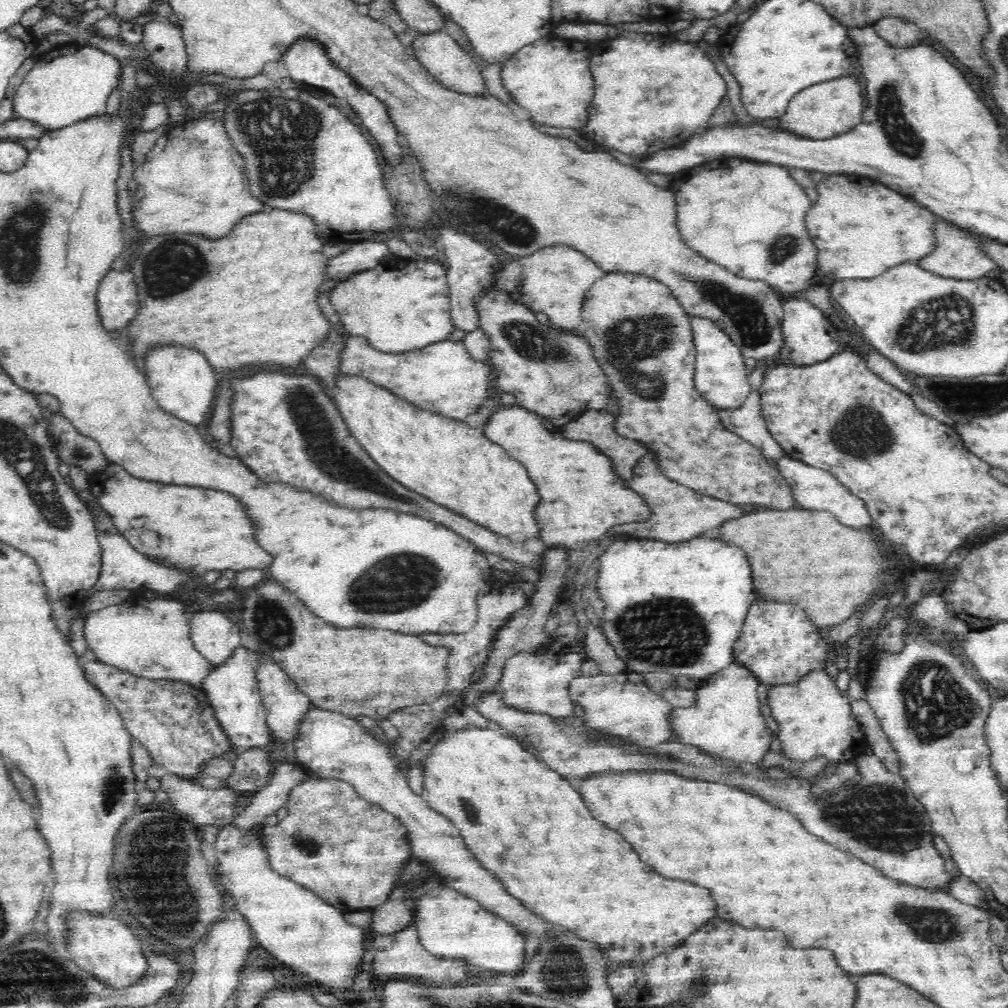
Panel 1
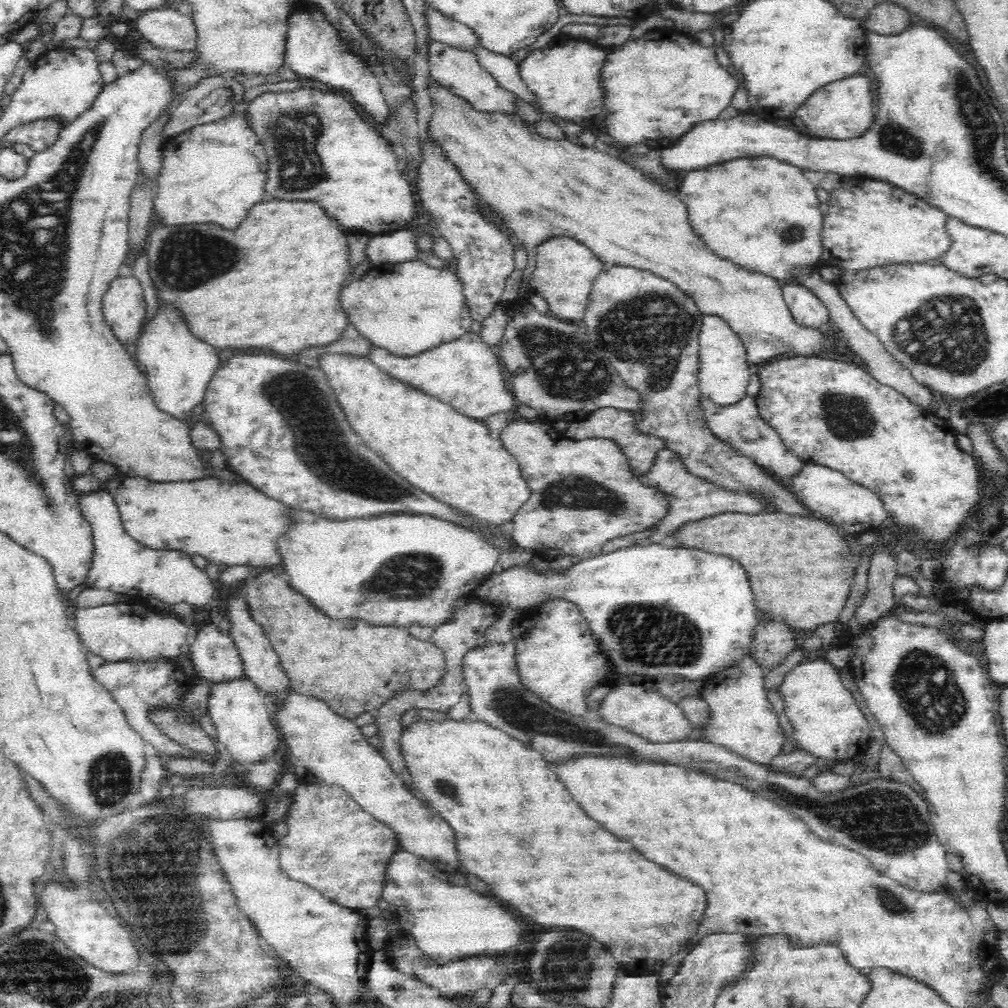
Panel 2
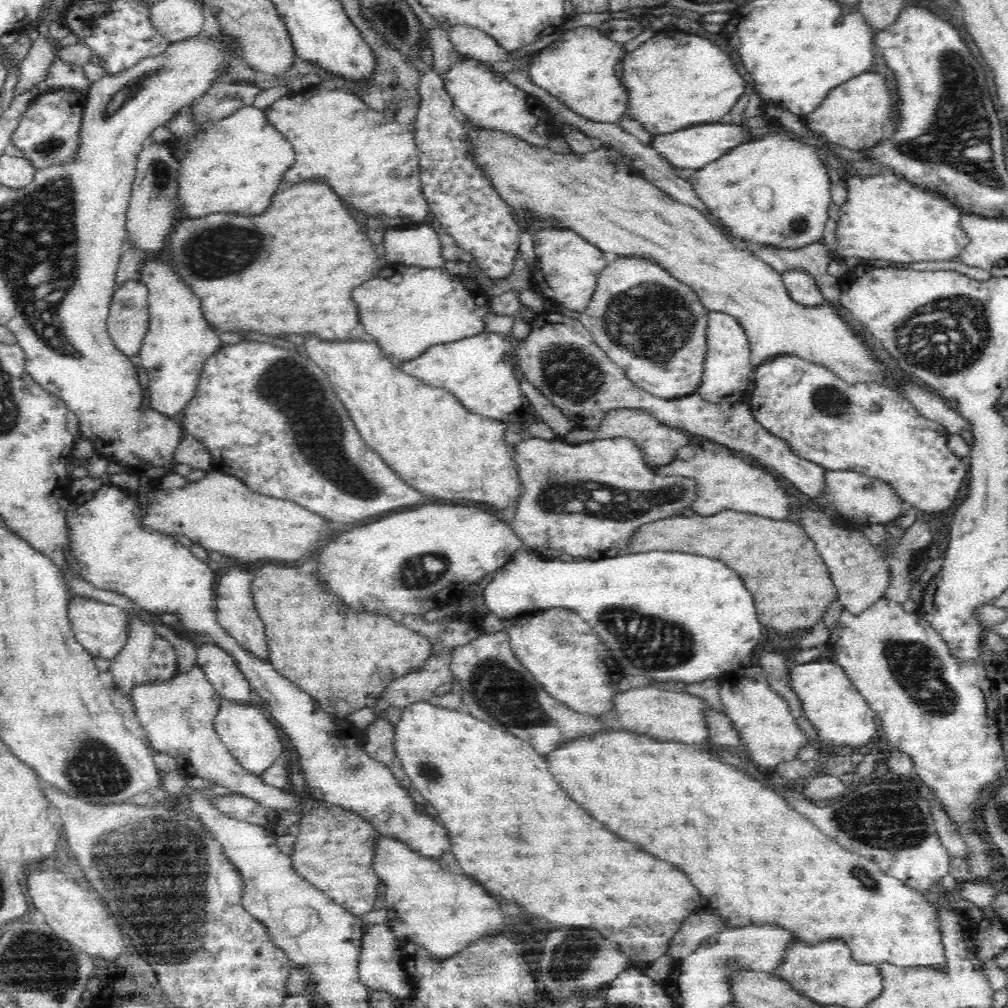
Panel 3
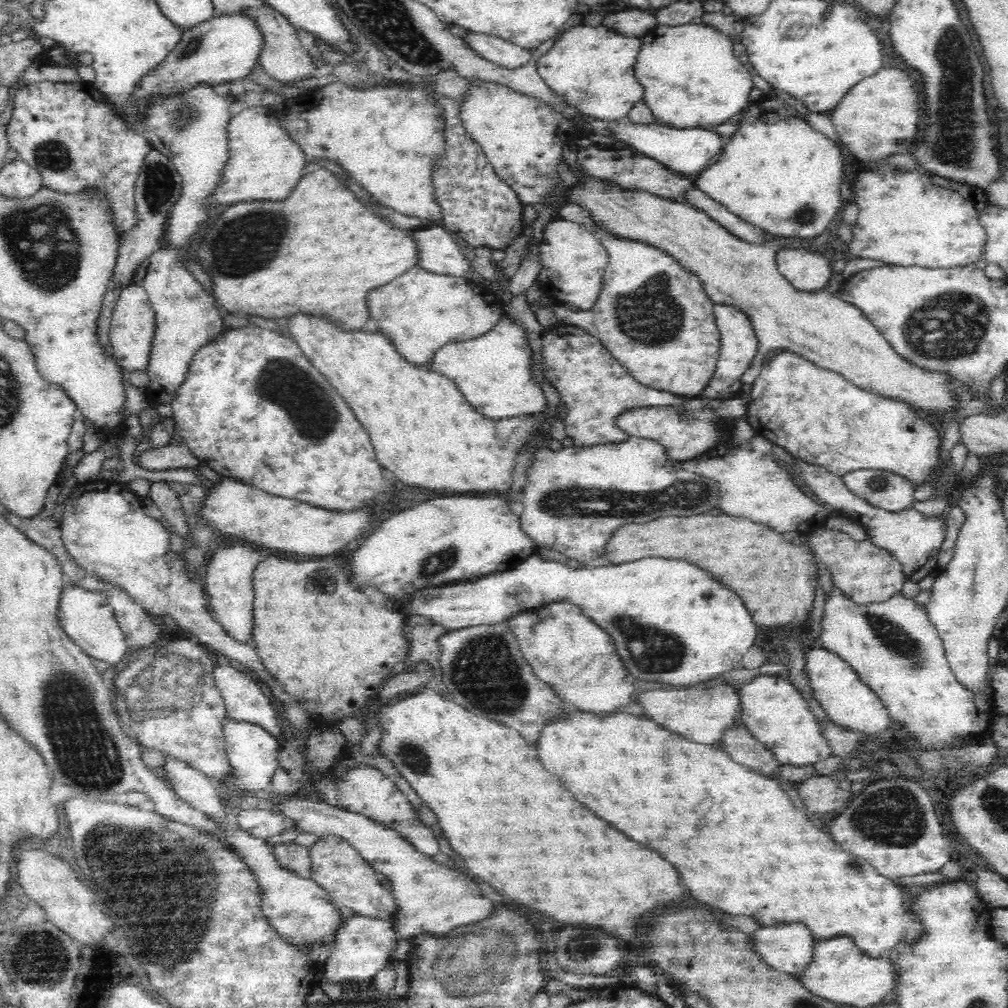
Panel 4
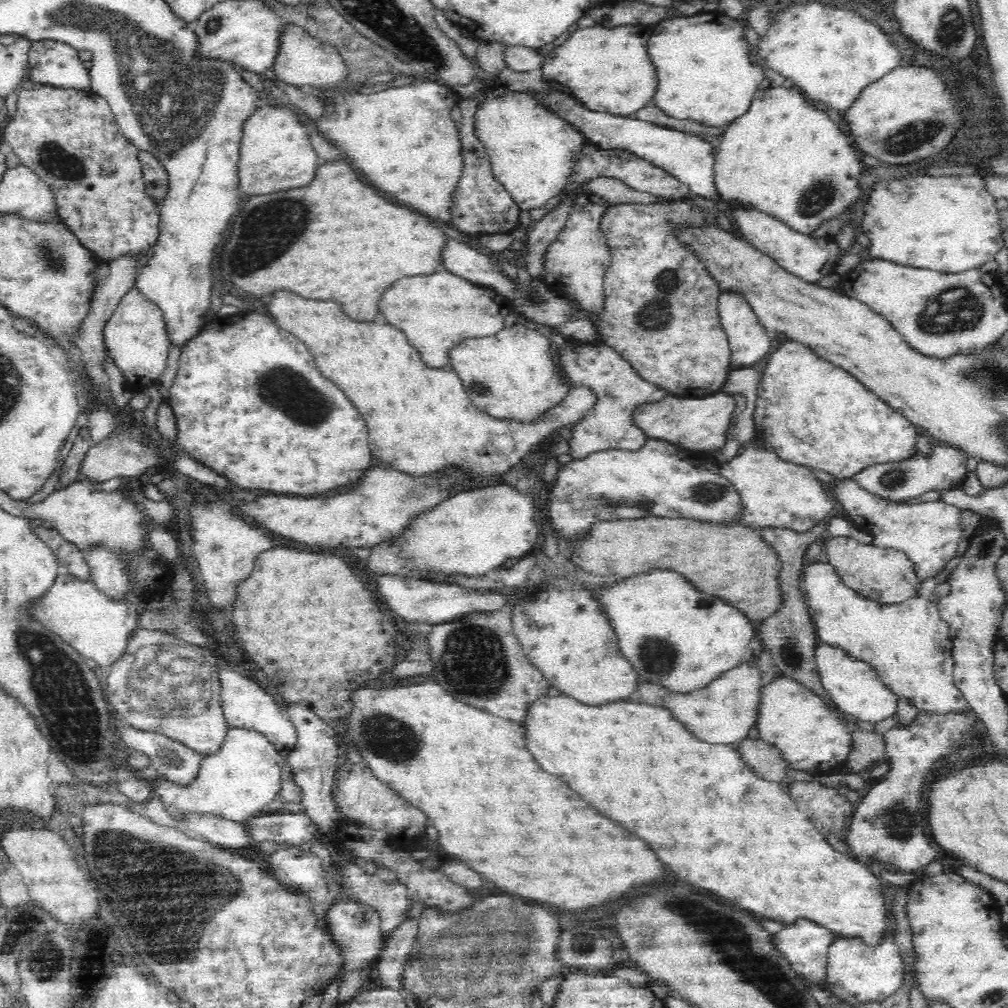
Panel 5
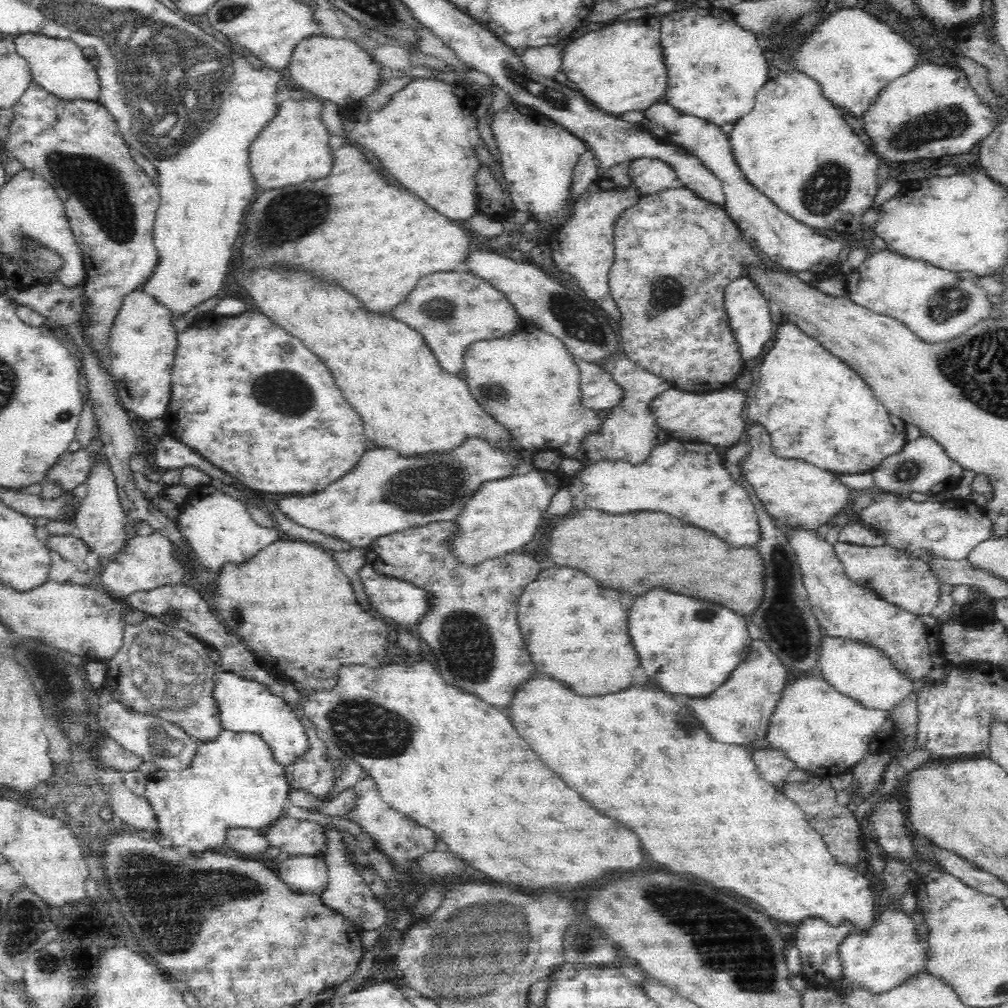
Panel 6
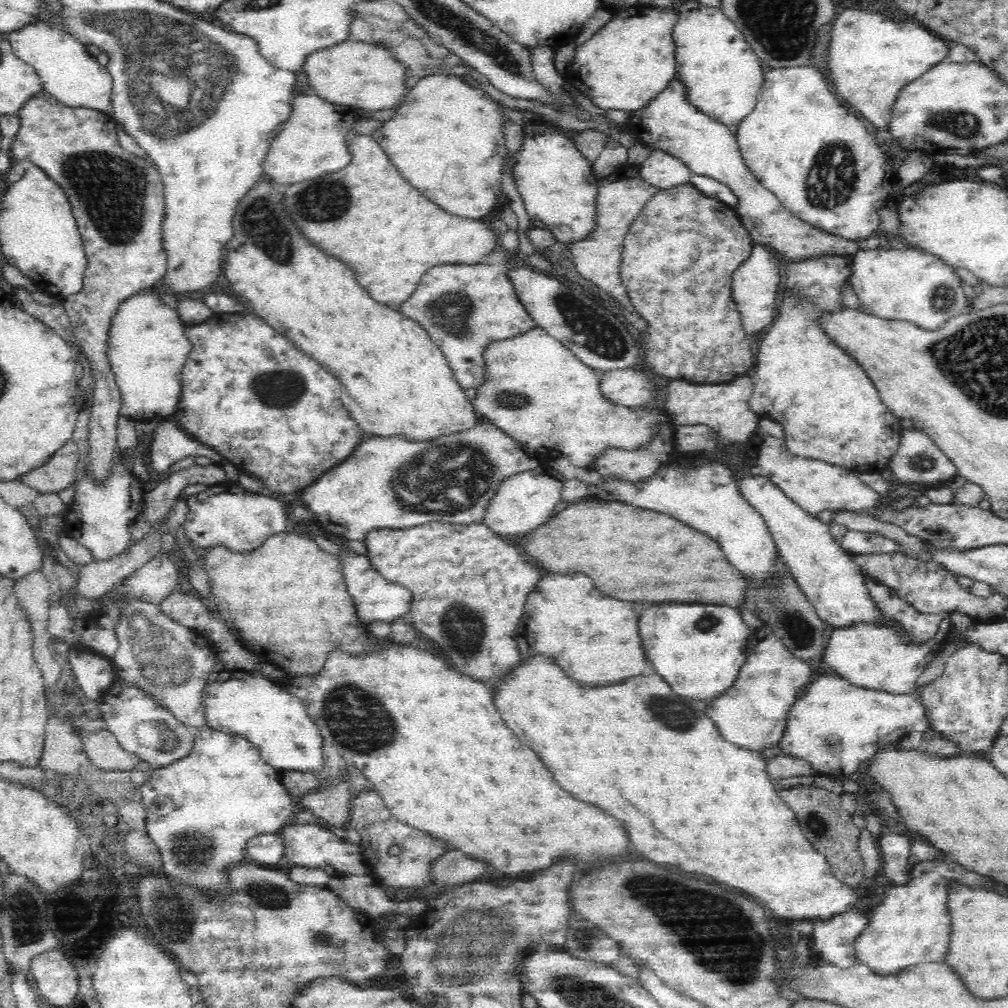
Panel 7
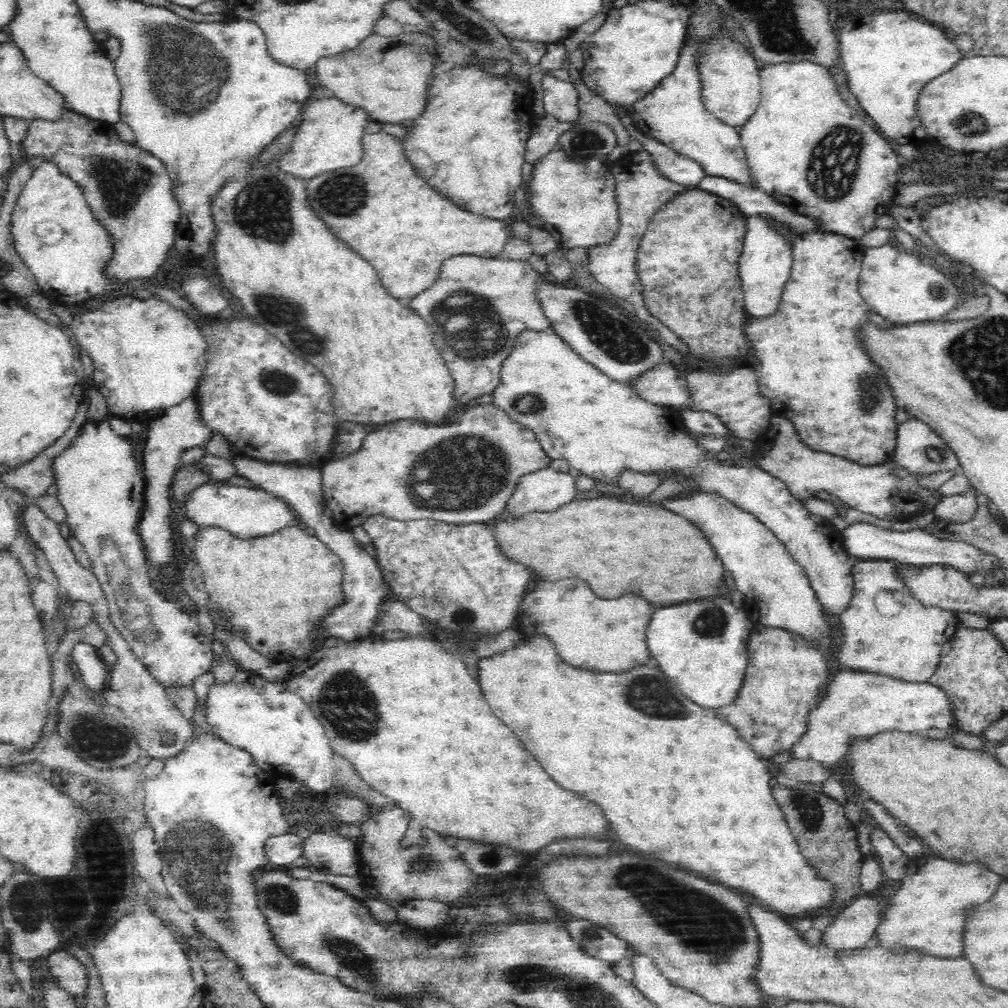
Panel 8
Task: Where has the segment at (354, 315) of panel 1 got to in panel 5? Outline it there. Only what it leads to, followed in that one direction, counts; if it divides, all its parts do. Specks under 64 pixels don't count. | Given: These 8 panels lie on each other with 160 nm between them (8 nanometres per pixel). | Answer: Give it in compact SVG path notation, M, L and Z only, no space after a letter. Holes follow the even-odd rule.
M446 270L398 280L382 295L380 304L388 324L404 332L423 361L436 369L450 367L450 351L460 342L502 332L512 311L506 297Z

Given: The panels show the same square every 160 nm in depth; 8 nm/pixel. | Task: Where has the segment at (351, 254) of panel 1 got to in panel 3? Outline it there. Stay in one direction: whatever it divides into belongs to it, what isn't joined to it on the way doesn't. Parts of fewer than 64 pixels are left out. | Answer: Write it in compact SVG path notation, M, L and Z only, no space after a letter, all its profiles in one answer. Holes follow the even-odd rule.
M418 224L404 230L388 230L384 238L385 257L391 264L444 269L448 262L442 255L442 241L434 228Z

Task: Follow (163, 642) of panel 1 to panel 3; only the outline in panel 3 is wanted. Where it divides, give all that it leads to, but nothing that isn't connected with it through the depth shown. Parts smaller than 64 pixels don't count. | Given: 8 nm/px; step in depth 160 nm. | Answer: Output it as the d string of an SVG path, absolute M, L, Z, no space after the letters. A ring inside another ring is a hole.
M72 594L72 598L68 600L70 629L78 644L82 645L93 657L102 656L111 661L124 648L128 640L128 616L127 611L119 606L104 604L79 594Z

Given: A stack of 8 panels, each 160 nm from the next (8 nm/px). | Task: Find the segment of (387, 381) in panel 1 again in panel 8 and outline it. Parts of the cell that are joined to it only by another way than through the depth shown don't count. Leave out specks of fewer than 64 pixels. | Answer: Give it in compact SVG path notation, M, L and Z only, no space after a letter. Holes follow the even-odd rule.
M552 327L540 332L526 330L518 336L518 344L502 365L502 380L493 395L493 403L498 408L505 410L514 422L528 426L536 433L542 449L551 459L564 458L570 467L598 482L617 485L619 476L626 471L662 476L680 474L696 488L694 493L714 493L734 503L742 511L754 515L785 544L793 559L803 566L828 615L839 615L848 608L854 590L852 568L856 558L845 551L840 531L834 529L827 519L808 512L782 480L768 474L760 466L748 468L720 462L714 457L714 452L704 449L686 430L677 408L652 404L626 383L611 380L568 346Z

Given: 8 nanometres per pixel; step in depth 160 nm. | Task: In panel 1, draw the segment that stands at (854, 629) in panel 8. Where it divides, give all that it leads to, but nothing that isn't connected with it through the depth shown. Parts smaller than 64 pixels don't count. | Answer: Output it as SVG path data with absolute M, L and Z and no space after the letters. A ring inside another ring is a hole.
M826 669L810 671L798 683L771 686L767 694L772 716L780 725L775 735L780 740L782 753L787 754L787 758L803 762L822 756L830 761L848 763L865 754L864 749L868 742L863 735L861 724L853 715L852 699L840 692Z

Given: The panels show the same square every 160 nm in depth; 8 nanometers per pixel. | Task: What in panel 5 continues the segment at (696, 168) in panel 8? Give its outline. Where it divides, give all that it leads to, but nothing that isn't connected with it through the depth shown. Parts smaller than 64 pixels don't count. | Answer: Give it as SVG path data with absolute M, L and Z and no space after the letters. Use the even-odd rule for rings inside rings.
M596 149L592 154L580 155L578 162L573 170L573 175L568 180L562 193L552 200L548 200L544 208L533 208L529 210L530 221L534 223L539 221L546 213L554 208L558 200L563 197L565 193L572 193L575 188L582 184L586 184L592 178L598 176L611 176L612 178L618 178L622 180L626 186L630 186L632 190L639 190L640 192L648 192L655 194L656 196L662 197L663 199L678 198L678 196L687 197L690 196L689 186L674 178L669 172L658 168L655 164L636 156L633 152L628 151L611 151L610 149Z

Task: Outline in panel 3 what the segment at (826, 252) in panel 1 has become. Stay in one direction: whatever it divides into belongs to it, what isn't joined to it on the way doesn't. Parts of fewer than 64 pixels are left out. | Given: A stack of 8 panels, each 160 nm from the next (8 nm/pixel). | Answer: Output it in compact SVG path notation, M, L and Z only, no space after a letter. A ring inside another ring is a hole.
M900 174L852 176L848 202L837 222L837 254L841 258L878 258L890 262L957 260L970 237L961 225L963 210L935 188L914 186Z

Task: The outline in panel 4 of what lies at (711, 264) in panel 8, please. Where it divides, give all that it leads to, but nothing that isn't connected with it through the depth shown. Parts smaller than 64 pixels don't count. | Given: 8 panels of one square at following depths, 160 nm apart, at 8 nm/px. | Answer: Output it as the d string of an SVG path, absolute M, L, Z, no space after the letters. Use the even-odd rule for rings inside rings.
M563 202L554 216L583 224L594 233L594 236L609 254L609 263L603 276L604 288L602 288L595 306L590 310L580 311L572 310L560 303L553 310L558 322L580 327L586 332L594 334L596 338L600 338L602 344L612 352L614 358L621 362L628 373L640 384L660 391L671 392L683 398L700 397L706 387L714 380L716 364L720 358L722 336L716 325L716 317L714 317L715 305L704 292L704 286L698 280L698 276L694 276L686 268L682 268L678 264L678 260L670 256L665 250L641 240L632 240L610 232L591 216L589 210L580 204ZM669 298L670 302L674 302L678 306L682 318L672 318L672 308L668 308Z

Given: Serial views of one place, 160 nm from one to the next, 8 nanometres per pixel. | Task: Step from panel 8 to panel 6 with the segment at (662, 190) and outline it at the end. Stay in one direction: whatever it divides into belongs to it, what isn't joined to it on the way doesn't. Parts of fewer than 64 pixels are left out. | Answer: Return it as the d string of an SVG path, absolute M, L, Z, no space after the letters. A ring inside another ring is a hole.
M605 177L594 180L586 188L586 192L575 200L570 222L557 229L548 240L553 250L552 258L558 268L578 279L582 289L577 288L577 290L596 307L610 315L612 320L620 323L624 317L609 288L609 272L615 261L615 224L620 215L633 207L642 196L644 196L643 192L640 192L633 182L630 182L630 186L613 186Z

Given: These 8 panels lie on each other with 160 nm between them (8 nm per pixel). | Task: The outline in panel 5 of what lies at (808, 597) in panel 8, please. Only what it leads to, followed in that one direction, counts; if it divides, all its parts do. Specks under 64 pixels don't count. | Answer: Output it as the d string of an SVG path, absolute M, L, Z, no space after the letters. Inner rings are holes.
M648 439L646 446L637 451L607 450L592 453L584 460L573 460L559 470L558 481L548 492L546 514L552 518L557 534L564 540L584 538L590 526L598 520L620 520L620 518L646 518L662 516L671 519L694 519L722 525L742 524L744 505L740 493L727 478L724 478L717 467L703 468L694 465L692 452L680 450L674 444L661 439Z

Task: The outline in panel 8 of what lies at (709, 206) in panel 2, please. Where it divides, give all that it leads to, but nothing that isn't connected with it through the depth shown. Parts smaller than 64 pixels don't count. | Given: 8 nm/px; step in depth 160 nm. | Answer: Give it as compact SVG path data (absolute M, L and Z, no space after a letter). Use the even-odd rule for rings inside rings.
M782 62L782 64L770 64L760 70L761 80L761 102L756 112L749 118L746 124L741 126L741 145L746 153L746 160L756 187L781 200L786 206L800 214L806 214L819 219L824 231L842 234L854 238L856 241L862 238L866 232L874 230L876 218L886 214L886 208L890 206L892 198L896 193L896 180L898 180L898 160L896 159L896 148L890 146L883 135L873 130L862 117L852 110L845 100L842 99L832 75L828 69L815 62Z

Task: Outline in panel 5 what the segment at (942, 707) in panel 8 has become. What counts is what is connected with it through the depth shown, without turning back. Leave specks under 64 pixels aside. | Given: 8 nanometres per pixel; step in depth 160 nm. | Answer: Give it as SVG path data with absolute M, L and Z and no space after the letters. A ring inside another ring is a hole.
M778 677L763 686L755 734L782 751L789 766L796 770L824 775L837 773L849 757L853 732L860 729L857 718L841 712L836 704L832 705L834 708L797 680Z

